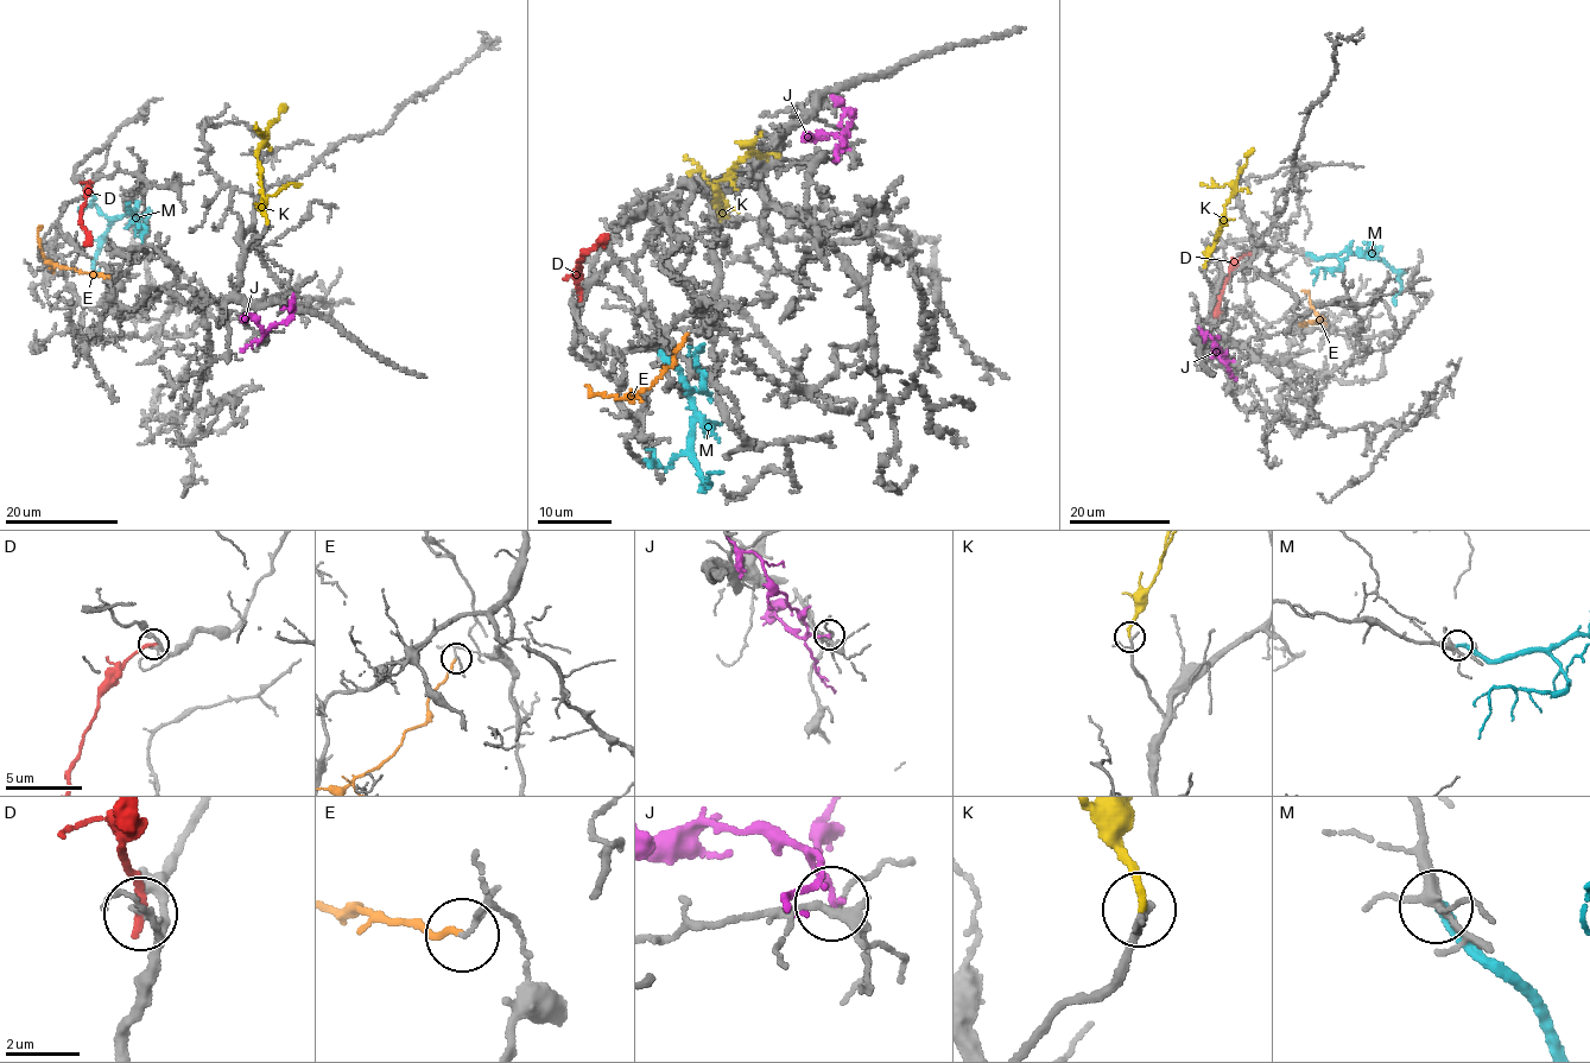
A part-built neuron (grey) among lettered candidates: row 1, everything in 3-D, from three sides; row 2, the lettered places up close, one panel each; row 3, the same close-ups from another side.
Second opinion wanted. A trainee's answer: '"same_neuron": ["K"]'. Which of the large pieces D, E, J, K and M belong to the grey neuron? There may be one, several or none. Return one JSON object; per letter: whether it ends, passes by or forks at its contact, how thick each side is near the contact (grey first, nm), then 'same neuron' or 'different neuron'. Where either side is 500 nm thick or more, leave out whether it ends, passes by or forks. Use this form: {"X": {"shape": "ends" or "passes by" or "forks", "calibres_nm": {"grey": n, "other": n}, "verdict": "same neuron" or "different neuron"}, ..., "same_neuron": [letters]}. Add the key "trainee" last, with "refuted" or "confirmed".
{"D": {"shape": "ends", "calibres_nm": {"grey": 200, "other": 280}, "verdict": "different neuron"}, "E": {"shape": "ends", "calibres_nm": {"grey": 100, "other": 140}, "verdict": "different neuron"}, "J": {"shape": "ends", "calibres_nm": {"grey": 170, "other": 180}, "verdict": "different neuron"}, "K": {"shape": "ends", "calibres_nm": {"grey": 140, "other": 190}, "verdict": "same neuron"}, "M": {"shape": "ends", "calibres_nm": {"grey": 260, "other": 280}, "verdict": "different neuron"}, "same_neuron": ["K"], "trainee": "confirmed"}

